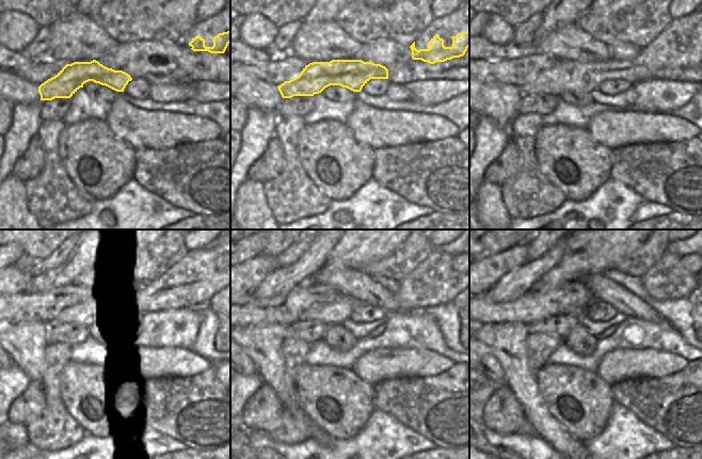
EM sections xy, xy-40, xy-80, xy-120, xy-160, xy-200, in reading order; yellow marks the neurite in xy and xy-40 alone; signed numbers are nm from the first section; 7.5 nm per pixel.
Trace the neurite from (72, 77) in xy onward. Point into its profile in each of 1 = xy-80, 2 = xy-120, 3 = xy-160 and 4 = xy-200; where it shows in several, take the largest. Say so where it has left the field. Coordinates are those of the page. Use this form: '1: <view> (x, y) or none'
1: xy-80 (570, 76)
2: xy-120 (164, 295)
3: xy-160 (410, 296)
4: xy-200 (679, 288)

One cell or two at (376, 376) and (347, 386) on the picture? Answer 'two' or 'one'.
two

